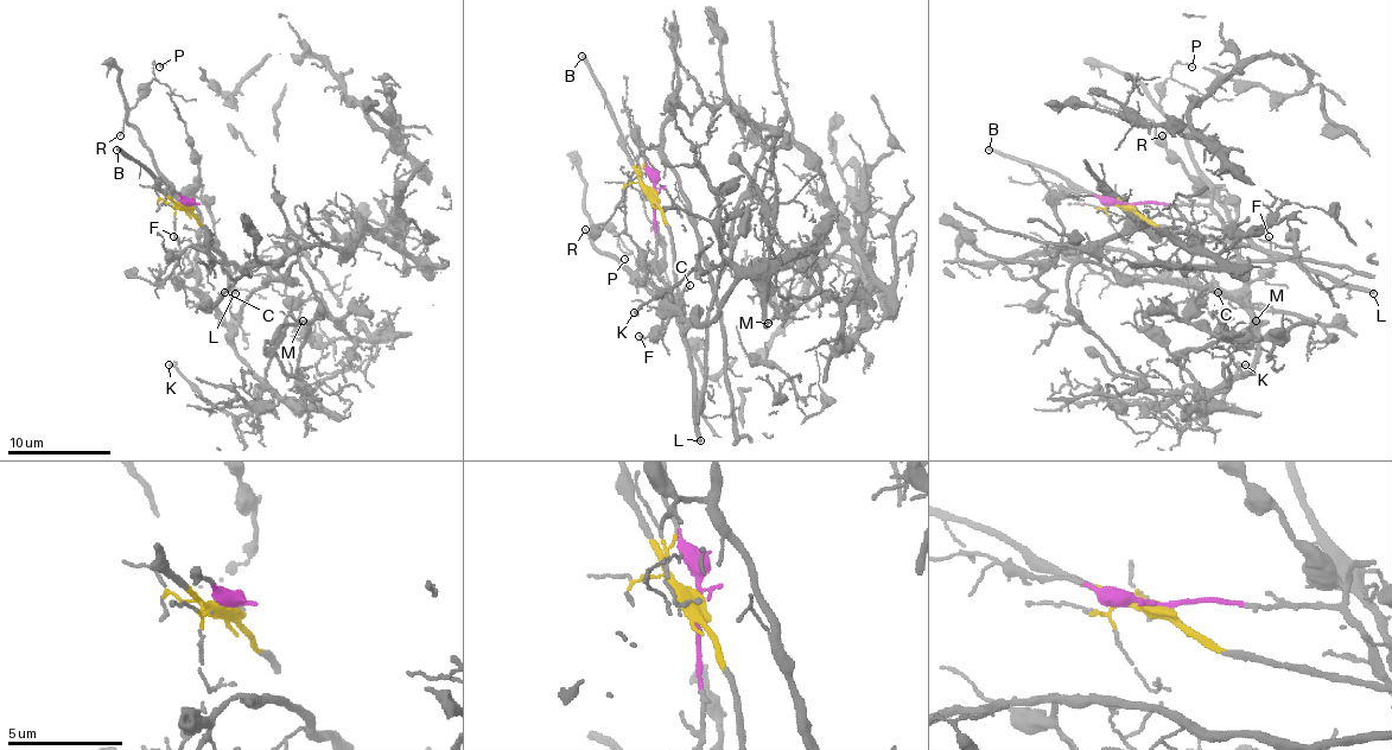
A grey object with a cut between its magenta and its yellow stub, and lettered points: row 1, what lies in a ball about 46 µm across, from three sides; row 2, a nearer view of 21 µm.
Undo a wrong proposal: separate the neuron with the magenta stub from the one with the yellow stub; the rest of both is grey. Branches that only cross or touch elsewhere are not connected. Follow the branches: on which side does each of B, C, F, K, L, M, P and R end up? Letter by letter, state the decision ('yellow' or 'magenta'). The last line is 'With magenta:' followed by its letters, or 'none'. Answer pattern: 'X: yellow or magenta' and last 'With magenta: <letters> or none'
B: yellow
C: magenta
F: magenta
K: magenta
L: yellow
M: magenta
P: yellow
R: yellow
With magenta: C, F, K, M

